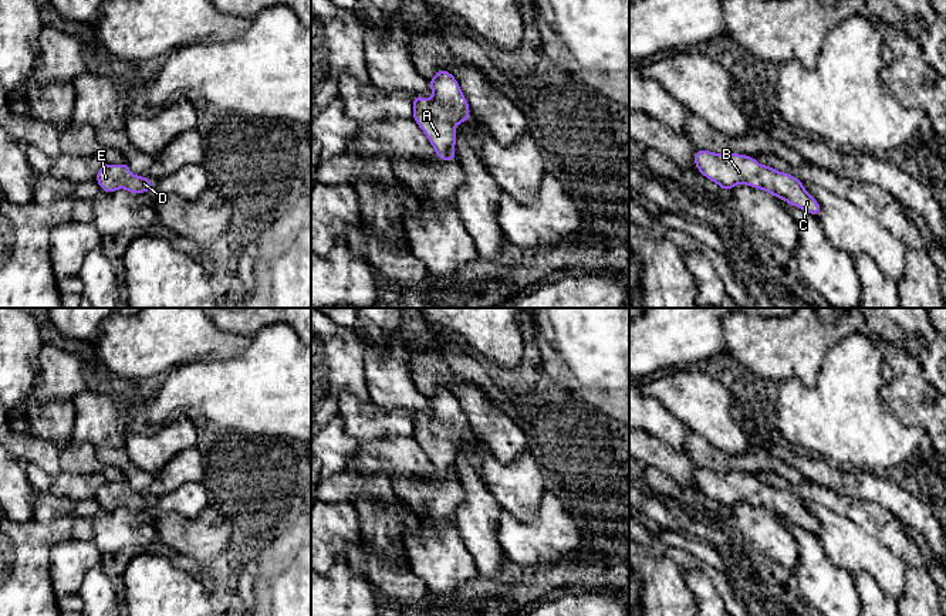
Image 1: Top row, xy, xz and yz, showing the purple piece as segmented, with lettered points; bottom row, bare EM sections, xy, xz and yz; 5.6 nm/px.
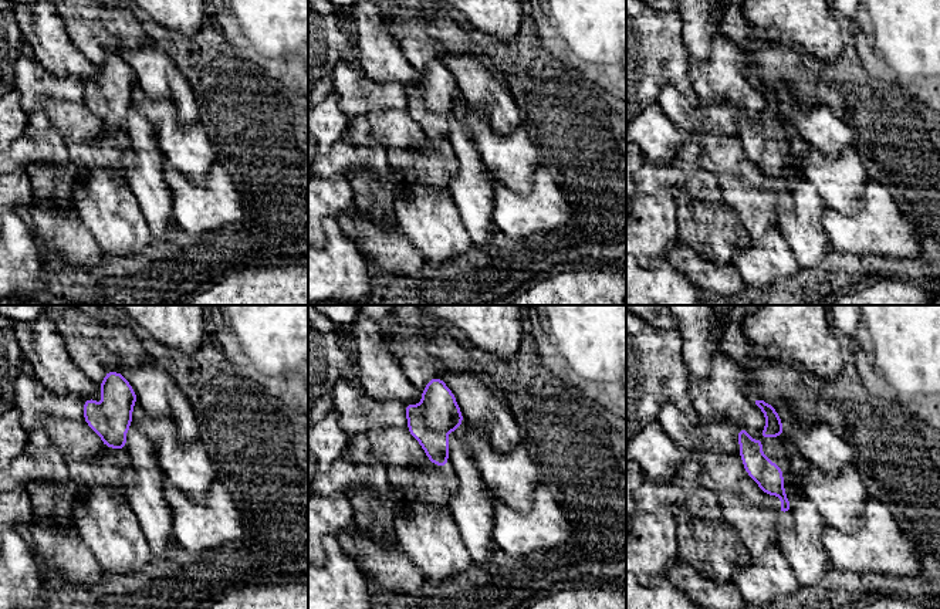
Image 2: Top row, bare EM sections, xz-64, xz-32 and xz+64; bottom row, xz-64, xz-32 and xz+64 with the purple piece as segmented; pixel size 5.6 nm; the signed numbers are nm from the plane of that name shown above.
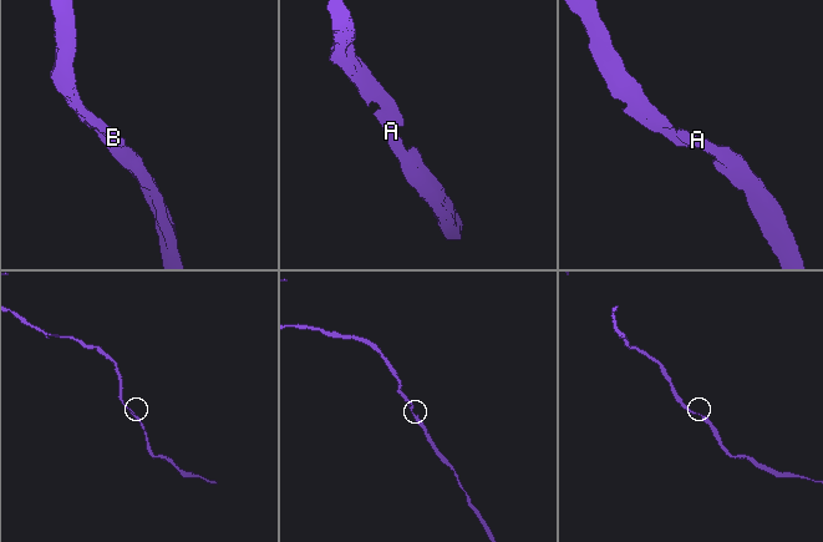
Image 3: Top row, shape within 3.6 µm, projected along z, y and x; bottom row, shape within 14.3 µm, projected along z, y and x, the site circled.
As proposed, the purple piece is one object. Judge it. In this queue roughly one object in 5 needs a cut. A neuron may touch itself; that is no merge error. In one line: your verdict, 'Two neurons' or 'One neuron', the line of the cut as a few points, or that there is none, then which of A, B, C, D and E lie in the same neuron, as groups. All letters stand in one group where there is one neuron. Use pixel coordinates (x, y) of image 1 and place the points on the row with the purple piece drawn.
One neuron. No split. Groups: A B C D E

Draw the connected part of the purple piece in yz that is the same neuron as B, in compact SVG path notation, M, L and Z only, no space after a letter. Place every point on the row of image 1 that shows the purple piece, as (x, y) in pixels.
M695 150L696 169L709 180L717 183L724 192L736 185L761 189L785 203L812 216L821 211L820 203L804 189L795 176L760 165L754 158L740 153L714 153Z

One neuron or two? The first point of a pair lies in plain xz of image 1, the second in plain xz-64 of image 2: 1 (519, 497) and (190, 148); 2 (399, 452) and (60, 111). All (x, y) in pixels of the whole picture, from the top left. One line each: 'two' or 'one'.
1: one
2: one

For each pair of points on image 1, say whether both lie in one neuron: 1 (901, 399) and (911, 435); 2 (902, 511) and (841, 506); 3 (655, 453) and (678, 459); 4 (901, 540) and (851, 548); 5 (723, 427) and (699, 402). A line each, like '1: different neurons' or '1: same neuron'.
1: different neurons
2: different neurons
3: same neuron
4: different neurons
5: same neuron

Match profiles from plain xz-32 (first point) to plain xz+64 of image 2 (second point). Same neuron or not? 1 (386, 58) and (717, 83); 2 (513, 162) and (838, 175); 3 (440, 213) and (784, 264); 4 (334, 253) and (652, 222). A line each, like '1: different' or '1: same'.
1: same
2: same
3: same
4: different

